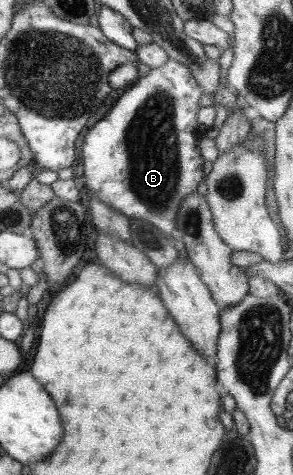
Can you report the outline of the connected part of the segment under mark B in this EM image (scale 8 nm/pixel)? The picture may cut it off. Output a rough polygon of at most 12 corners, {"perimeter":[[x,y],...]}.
{"perimeter":[[168,58],[84,137],[86,188],[180,239],[208,163]]}

